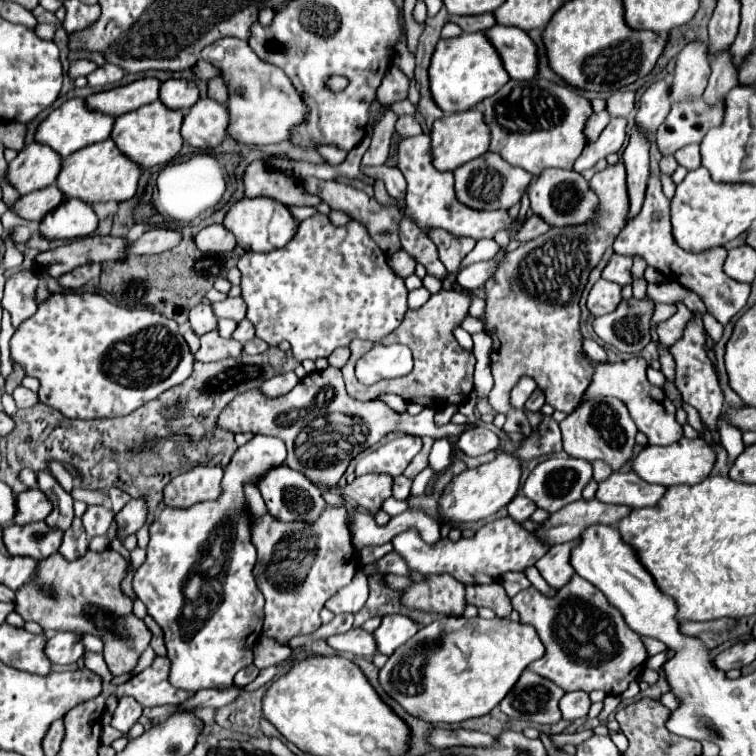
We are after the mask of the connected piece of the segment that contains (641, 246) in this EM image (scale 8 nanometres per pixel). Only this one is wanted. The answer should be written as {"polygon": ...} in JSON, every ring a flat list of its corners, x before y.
{"polygon":[[649,178,643,208,619,232,619,236,613,244,613,250,617,254,625,254,625,256,639,254,647,260,649,266,655,266,663,276,667,276,671,280,675,278,683,286,695,290,703,298,707,310,721,324,727,324,747,304,751,286,745,282,737,282,725,274,725,270,723,270,723,262,725,262,725,254,727,254,725,248,719,246,719,250,707,250,707,254,691,254,691,252,685,252,679,246,675,246,673,234,671,234,671,222,669,222,669,198,665,198,659,178]]}

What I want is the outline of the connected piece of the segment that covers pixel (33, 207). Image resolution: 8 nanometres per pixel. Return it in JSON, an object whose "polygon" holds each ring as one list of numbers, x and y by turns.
{"polygon":[[51,184,49,188,21,196,11,210,23,220,41,222,43,214,55,210,55,206,59,206,61,202,63,202,63,194,59,194,59,190,55,190,55,184]]}

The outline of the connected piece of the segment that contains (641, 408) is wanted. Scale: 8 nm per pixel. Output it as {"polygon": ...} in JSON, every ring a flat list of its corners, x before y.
{"polygon":[[635,356,631,360,621,360,621,362,595,362,589,358,589,362,595,372,593,372,593,380,591,380,589,388,585,390,585,394,581,398,581,404,589,402,595,396,615,396,627,406,639,432,643,432,649,438,649,444,667,446,667,444,679,442,679,438,683,438,683,430,675,420,675,404,665,396,665,392,661,388,651,386,649,380,645,378,647,360,643,356]]}

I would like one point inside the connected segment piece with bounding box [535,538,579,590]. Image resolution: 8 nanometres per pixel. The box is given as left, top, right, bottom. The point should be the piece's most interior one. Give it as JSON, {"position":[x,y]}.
{"position":[555,566]}

